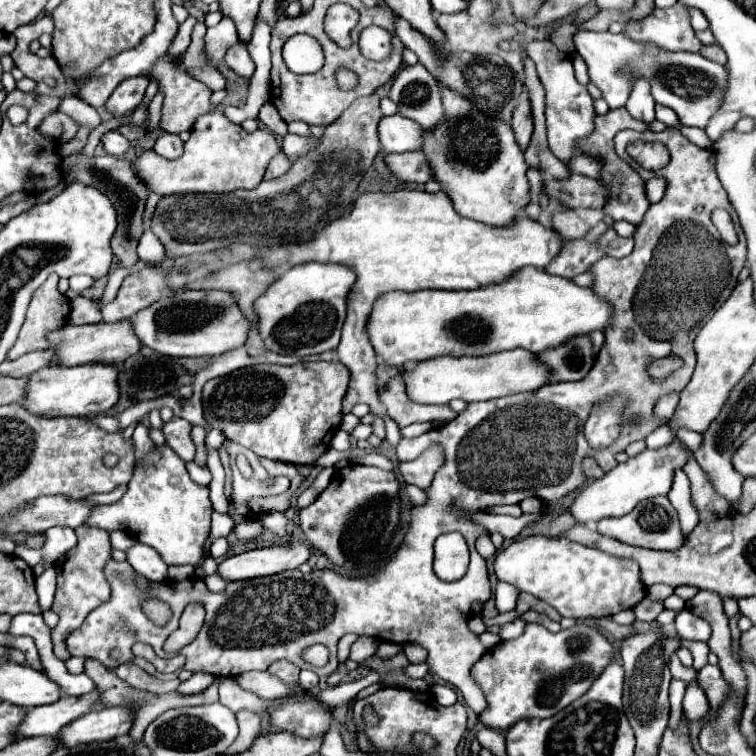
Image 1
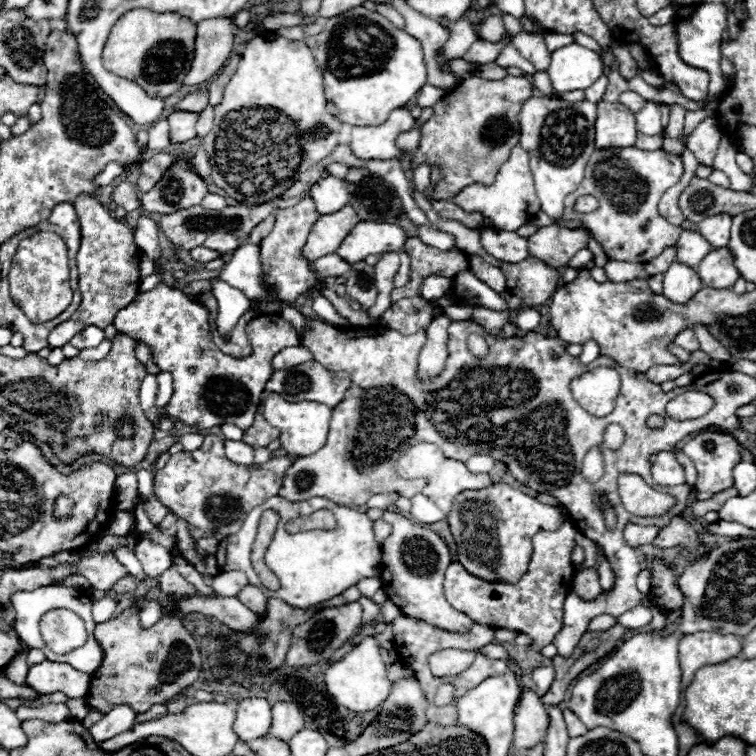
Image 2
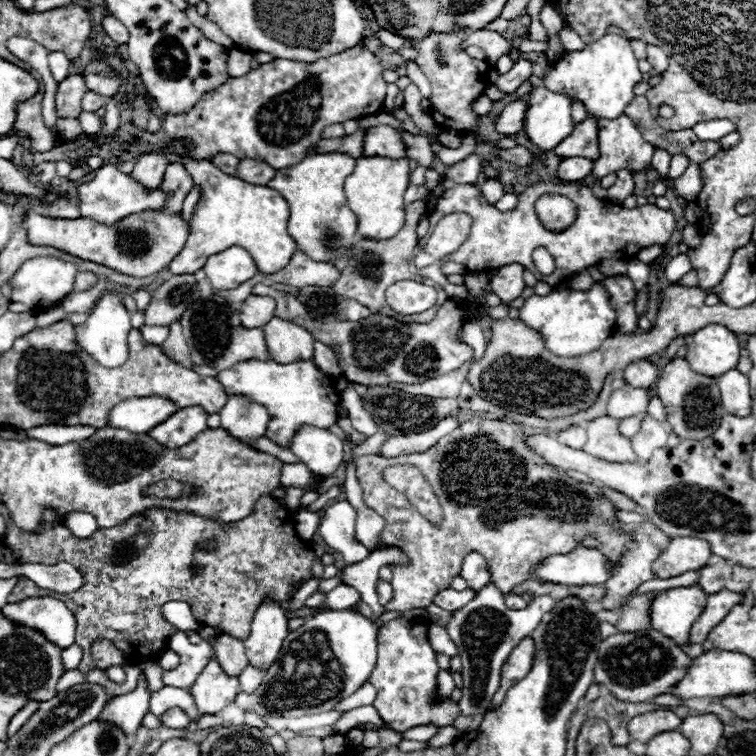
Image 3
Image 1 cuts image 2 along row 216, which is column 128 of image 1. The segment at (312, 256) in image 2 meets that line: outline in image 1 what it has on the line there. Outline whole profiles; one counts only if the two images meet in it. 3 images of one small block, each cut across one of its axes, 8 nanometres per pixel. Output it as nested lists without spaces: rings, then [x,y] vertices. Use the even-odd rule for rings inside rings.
[[[118,320],[112,324],[98,322],[98,324],[84,324],[84,326],[68,326],[64,330],[50,332],[48,340],[56,350],[56,358],[62,366],[76,366],[76,364],[90,364],[90,362],[122,364],[142,348],[130,320]]]

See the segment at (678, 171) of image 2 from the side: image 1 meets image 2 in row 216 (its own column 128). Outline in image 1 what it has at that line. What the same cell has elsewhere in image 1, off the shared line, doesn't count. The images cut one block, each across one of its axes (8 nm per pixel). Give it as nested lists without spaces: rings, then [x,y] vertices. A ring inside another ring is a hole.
[[[622,130],[616,134],[614,146],[616,146],[616,154],[622,160],[626,160],[628,164],[632,164],[632,168],[638,174],[662,174],[668,180],[666,196],[658,204],[652,204],[648,208],[642,222],[634,230],[634,242],[636,244],[634,244],[632,254],[626,258],[620,258],[620,260],[604,256],[602,260],[598,260],[590,268],[590,272],[594,274],[594,292],[600,292],[600,296],[606,296],[614,304],[614,332],[606,332],[606,342],[604,342],[604,346],[596,358],[596,364],[584,380],[580,380],[580,382],[552,382],[546,388],[538,388],[538,392],[524,392],[518,396],[506,396],[506,398],[488,400],[488,402],[474,402],[474,404],[468,404],[468,408],[464,412],[460,412],[452,422],[444,424],[442,428],[434,428],[434,430],[430,430],[418,438],[412,438],[412,440],[408,440],[408,438],[400,440],[400,444],[396,446],[398,460],[414,460],[432,444],[442,444],[444,448],[452,448],[452,458],[446,458],[444,466],[436,472],[430,488],[426,490],[426,496],[428,496],[426,504],[410,510],[412,520],[408,524],[404,544],[390,556],[390,560],[386,560],[374,574],[364,576],[364,578],[348,578],[348,576],[342,576],[334,570],[312,570],[310,574],[302,574],[300,570],[286,570],[286,572],[272,574],[272,576],[258,576],[252,580],[228,582],[228,586],[220,594],[210,592],[206,588],[204,580],[198,580],[198,578],[188,578],[182,582],[170,580],[170,582],[162,582],[162,584],[152,584],[152,590],[144,592],[142,596],[144,598],[158,598],[170,606],[172,618],[168,620],[166,626],[156,626],[140,610],[140,590],[132,582],[134,570],[130,568],[130,564],[110,560],[106,564],[104,572],[106,572],[106,578],[112,586],[112,598],[106,604],[92,610],[88,614],[88,618],[84,620],[84,624],[80,628],[76,628],[66,638],[68,652],[72,656],[94,658],[108,668],[114,668],[114,666],[120,666],[126,662],[134,662],[136,666],[140,666],[142,670],[146,670],[148,674],[152,674],[160,680],[172,680],[178,676],[178,672],[160,674],[148,660],[132,656],[130,648],[134,642],[140,640],[140,642],[150,644],[158,656],[162,656],[162,658],[172,656],[172,654],[166,654],[162,650],[164,640],[168,638],[172,628],[176,628],[178,618],[184,612],[184,608],[190,602],[200,602],[206,608],[206,622],[204,622],[202,630],[198,632],[198,636],[188,646],[184,646],[180,650],[180,654],[186,656],[184,670],[206,672],[206,674],[224,678],[224,676],[238,676],[238,674],[248,672],[248,670],[268,670],[268,666],[274,660],[290,660],[298,668],[310,668],[310,664],[306,664],[304,660],[298,660],[298,652],[302,652],[302,648],[308,648],[310,644],[326,644],[330,648],[330,662],[326,664],[326,668],[310,668],[310,670],[316,672],[318,676],[330,676],[338,668],[338,658],[336,658],[338,640],[348,632],[370,634],[370,636],[376,636],[376,638],[386,640],[386,642],[394,642],[394,644],[414,642],[414,644],[420,644],[422,648],[426,648],[428,650],[426,664],[430,666],[430,670],[434,674],[438,674],[442,680],[454,684],[464,694],[466,704],[476,714],[484,712],[486,710],[486,698],[484,698],[480,686],[476,684],[476,680],[472,678],[472,666],[482,658],[486,648],[482,646],[478,636],[468,628],[468,620],[472,614],[472,604],[478,600],[488,600],[492,594],[486,560],[474,550],[476,538],[488,534],[488,530],[482,528],[480,524],[474,524],[472,520],[468,520],[468,514],[470,512],[486,512],[488,508],[500,506],[500,504],[518,504],[530,496],[536,496],[544,502],[558,502],[566,494],[580,488],[580,484],[584,484],[586,478],[580,470],[580,462],[584,456],[594,458],[604,472],[610,472],[618,464],[614,458],[618,452],[622,452],[634,440],[644,440],[650,432],[664,426],[666,420],[656,418],[652,408],[662,394],[668,394],[670,390],[680,392],[690,382],[690,376],[692,376],[694,366],[696,366],[694,338],[700,332],[702,324],[712,316],[712,312],[716,312],[716,308],[722,302],[726,302],[726,298],[730,296],[730,292],[738,284],[738,274],[746,262],[746,238],[744,238],[744,232],[738,224],[736,210],[730,204],[730,200],[724,192],[724,186],[718,180],[715,168],[716,157],[711,149],[707,150],[694,146],[688,138],[684,138],[676,130],[666,130],[660,134]],[[636,140],[646,140],[646,142],[660,140],[660,142],[664,142],[664,146],[670,152],[670,164],[664,166],[662,172],[660,170],[658,172],[644,170],[640,164],[630,160],[630,156],[626,154],[626,146],[630,142],[636,142]],[[698,204],[704,206],[704,212],[696,212]],[[716,208],[724,208],[730,212],[732,222],[734,222],[736,232],[738,232],[738,244],[736,246],[726,244],[720,238],[716,226],[712,224],[710,216],[712,216],[712,210],[716,210]],[[638,318],[640,318],[640,322],[638,322]],[[628,330],[634,334],[632,338],[626,338]],[[668,354],[680,356],[684,364],[676,372],[672,372],[666,380],[652,380],[648,376],[650,362],[656,358],[664,358]],[[618,394],[622,394],[628,400],[628,408],[624,410],[624,414],[628,414],[628,418],[632,414],[642,414],[642,424],[625,423],[620,430],[620,438],[614,444],[610,444],[608,448],[600,448],[600,450],[590,448],[588,440],[584,438],[584,424],[590,416],[590,410],[596,404],[606,402],[608,398],[614,398]],[[444,532],[460,532],[466,538],[468,548],[470,548],[468,572],[458,582],[442,582],[432,570],[432,558],[434,558],[432,546],[434,546],[434,540]]]

